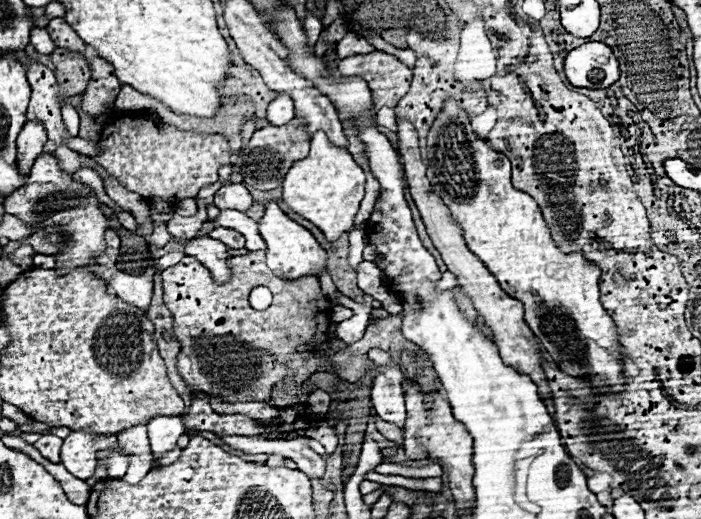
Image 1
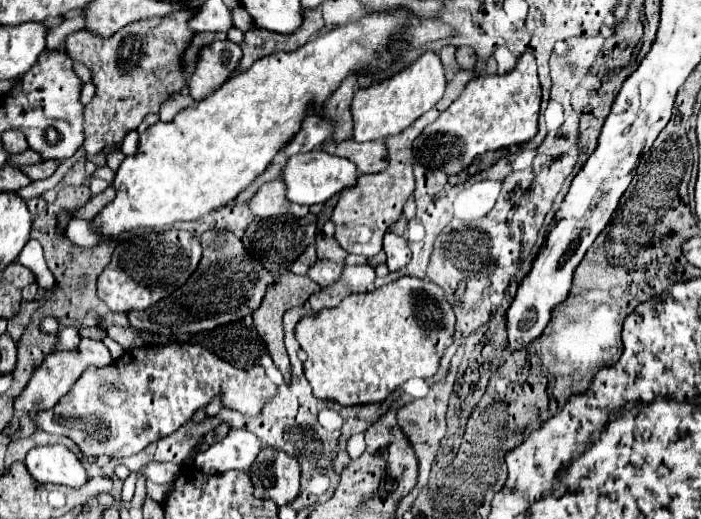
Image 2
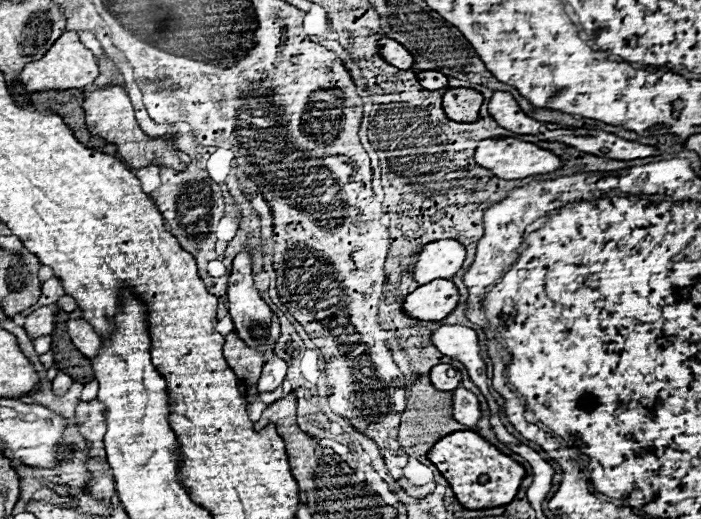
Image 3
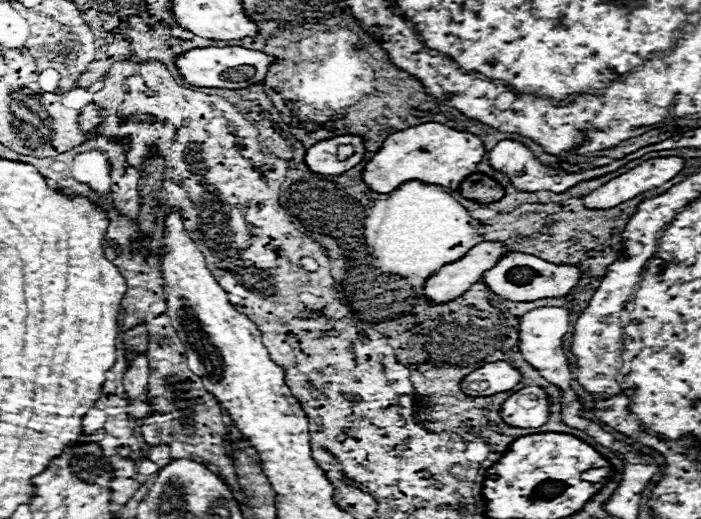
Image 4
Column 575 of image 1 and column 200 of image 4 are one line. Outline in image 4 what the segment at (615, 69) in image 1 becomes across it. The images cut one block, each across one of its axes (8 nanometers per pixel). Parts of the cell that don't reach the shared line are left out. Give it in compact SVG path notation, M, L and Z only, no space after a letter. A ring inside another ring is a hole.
M224 46L224 48L194 48L190 52L186 52L184 56L180 56L176 60L176 66L182 74L182 78L188 84L194 86L206 86L206 88L228 88L228 90L236 90L236 88L248 88L254 84L260 84L268 72L268 66L274 64L276 58L268 56L264 52L258 50L248 50L242 46ZM244 66L252 66L254 74L244 74L244 76L236 76L236 78L228 78L226 74L230 72L244 72Z

